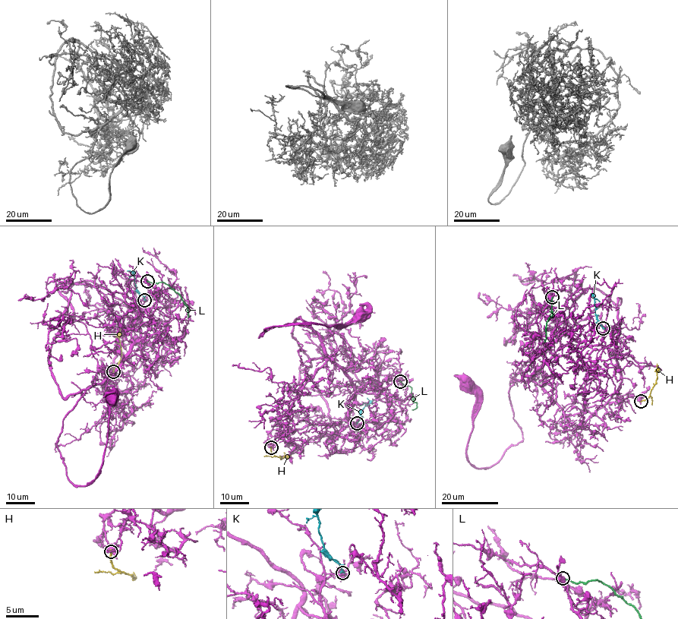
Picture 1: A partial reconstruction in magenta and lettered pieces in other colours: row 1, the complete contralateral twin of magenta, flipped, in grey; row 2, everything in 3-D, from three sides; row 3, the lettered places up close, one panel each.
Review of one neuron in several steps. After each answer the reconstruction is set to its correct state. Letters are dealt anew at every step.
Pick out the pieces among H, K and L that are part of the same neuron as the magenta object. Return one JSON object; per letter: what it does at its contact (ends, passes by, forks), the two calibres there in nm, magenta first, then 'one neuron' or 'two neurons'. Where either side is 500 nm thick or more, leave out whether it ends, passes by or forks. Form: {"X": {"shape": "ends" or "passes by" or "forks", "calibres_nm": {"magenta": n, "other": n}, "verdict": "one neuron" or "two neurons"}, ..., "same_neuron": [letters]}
{"H": {"shape": "ends", "calibres_nm": {"magenta": 440, "other": 240}, "verdict": "two neurons"}, "K": {"shape": "ends", "calibres_nm": {"magenta": 180, "other": 220}, "verdict": "one neuron"}, "L": {"shape": "ends", "calibres_nm": {"magenta": 440, "other": 240}, "verdict": "two neurons"}, "same_neuron": ["K"]}

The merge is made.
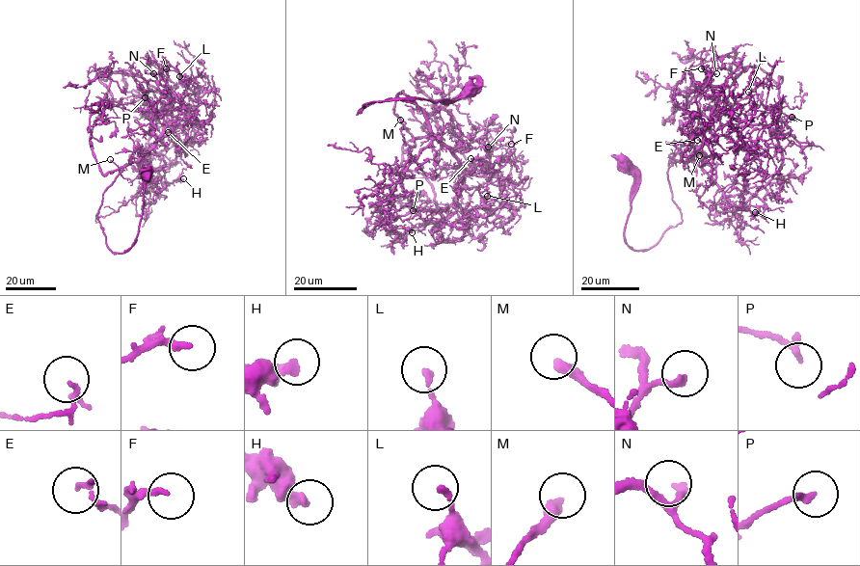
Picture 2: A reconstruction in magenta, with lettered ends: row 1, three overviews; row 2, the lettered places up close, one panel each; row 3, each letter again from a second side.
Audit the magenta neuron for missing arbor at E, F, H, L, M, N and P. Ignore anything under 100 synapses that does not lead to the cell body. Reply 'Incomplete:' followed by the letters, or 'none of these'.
Incomplete: none of these

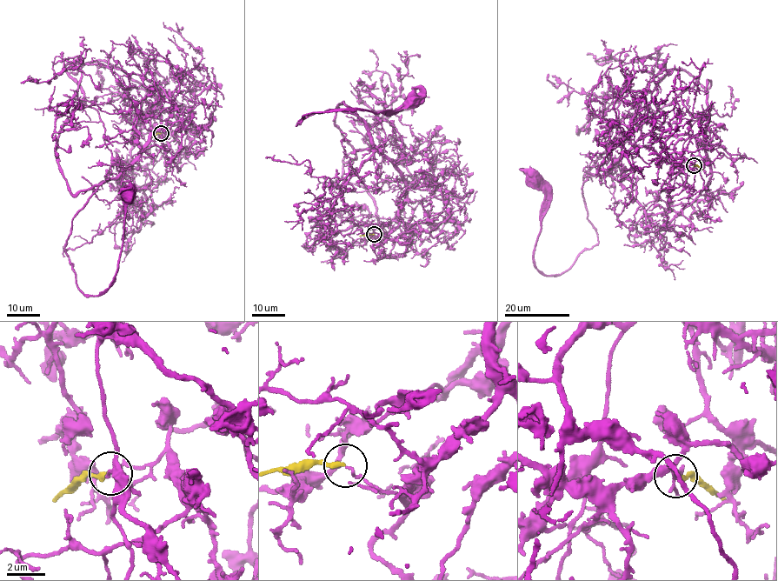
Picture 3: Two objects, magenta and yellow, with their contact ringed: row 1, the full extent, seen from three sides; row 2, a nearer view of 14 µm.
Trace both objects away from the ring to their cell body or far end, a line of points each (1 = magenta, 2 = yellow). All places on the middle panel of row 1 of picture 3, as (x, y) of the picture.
1: (374, 235), (399, 223), (406, 184), (392, 159), (355, 116), (327, 110), (296, 123), (415, 99)
2: (374, 235), (359, 236)

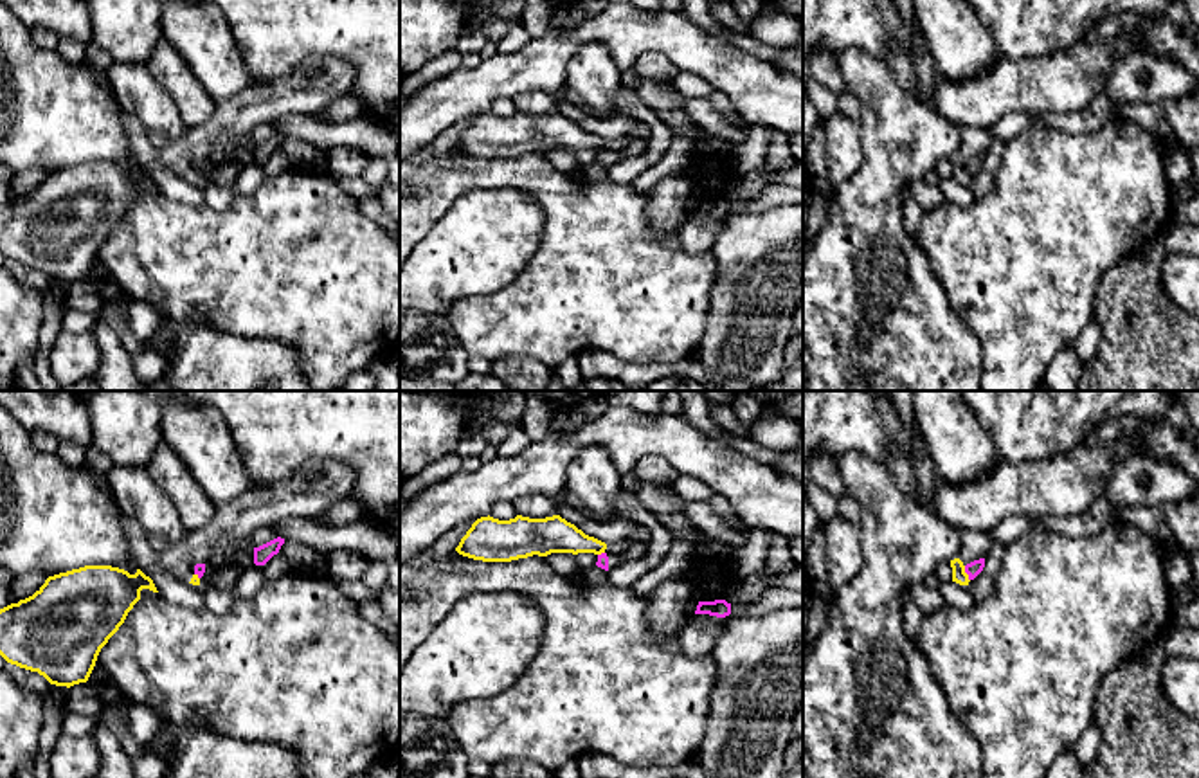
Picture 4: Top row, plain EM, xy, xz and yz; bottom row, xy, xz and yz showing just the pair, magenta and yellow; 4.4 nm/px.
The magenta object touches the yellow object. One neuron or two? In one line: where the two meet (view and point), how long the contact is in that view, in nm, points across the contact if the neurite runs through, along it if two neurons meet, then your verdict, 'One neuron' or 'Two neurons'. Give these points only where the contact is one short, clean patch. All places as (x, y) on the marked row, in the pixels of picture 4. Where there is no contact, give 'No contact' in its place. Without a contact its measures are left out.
Touches magenta at yz (965, 571). Shared border 80 nm. Boundary: yz (964, 566), (969, 580). Two neurons

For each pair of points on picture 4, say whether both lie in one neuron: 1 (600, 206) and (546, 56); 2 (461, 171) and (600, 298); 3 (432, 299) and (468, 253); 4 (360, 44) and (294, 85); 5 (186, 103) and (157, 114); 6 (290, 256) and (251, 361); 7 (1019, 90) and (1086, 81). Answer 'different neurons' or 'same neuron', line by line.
1: different neurons
2: same neuron
3: same neuron
4: different neurons
5: different neurons
6: different neurons
7: same neuron

